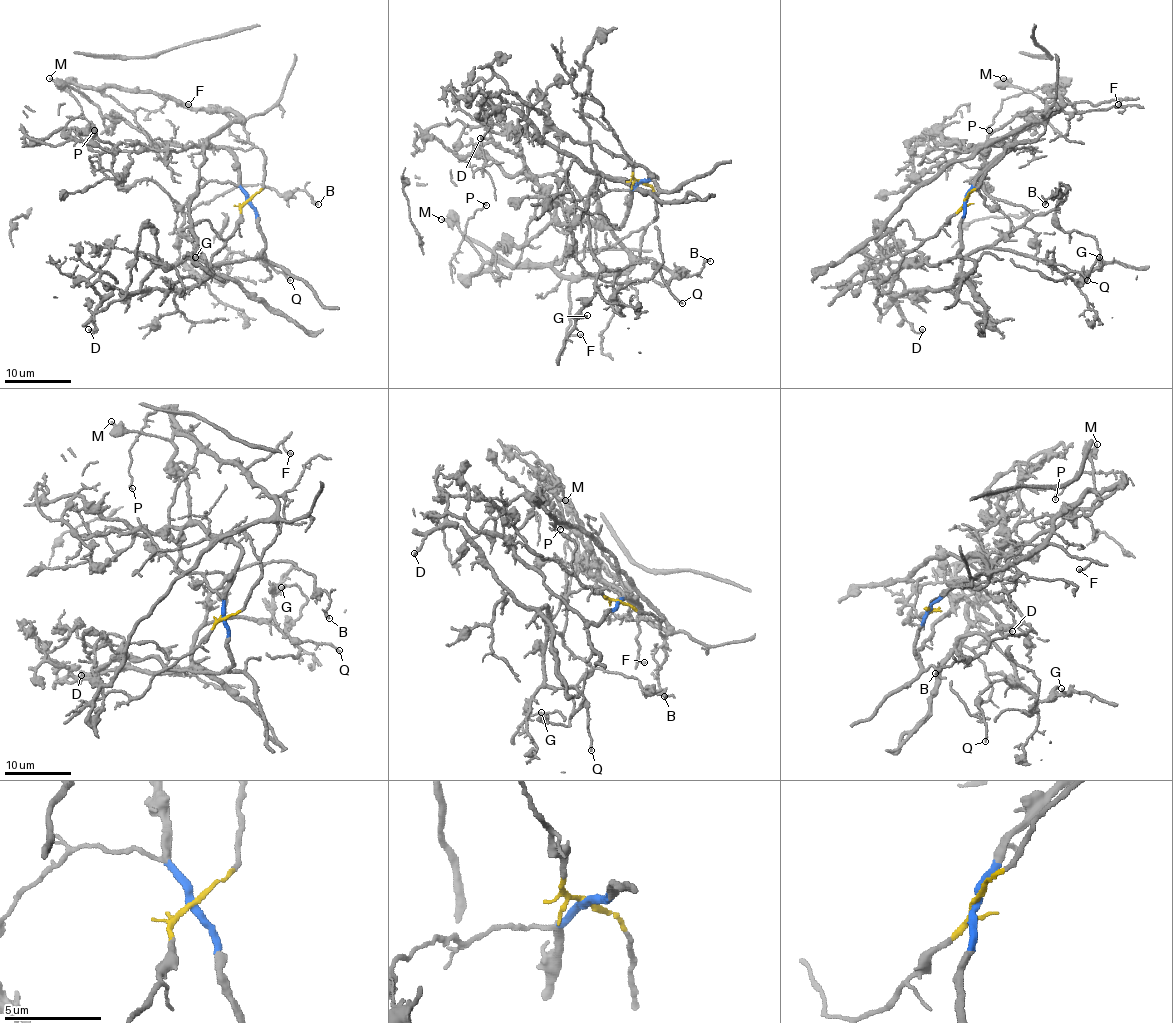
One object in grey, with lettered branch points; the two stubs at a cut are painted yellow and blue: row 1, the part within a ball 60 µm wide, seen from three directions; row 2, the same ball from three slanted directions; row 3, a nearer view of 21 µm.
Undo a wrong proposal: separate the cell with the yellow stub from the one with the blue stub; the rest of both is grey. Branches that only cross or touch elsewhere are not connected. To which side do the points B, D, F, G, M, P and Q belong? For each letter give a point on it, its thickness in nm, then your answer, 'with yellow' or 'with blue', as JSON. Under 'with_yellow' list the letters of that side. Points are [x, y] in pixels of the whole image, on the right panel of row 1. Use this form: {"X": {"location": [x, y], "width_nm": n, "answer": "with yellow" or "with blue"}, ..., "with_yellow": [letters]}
{"B": {"location": [1045, 204], "width_nm": 200, "answer": "with blue"}, "D": {"location": [922, 329], "width_nm": 150, "answer": "with blue"}, "F": {"location": [1118, 104], "width_nm": 160, "answer": "with yellow"}, "G": {"location": [1099, 257], "width_nm": 110, "answer": "with blue"}, "M": {"location": [1003, 78], "width_nm": 220, "answer": "with blue"}, "P": {"location": [989, 130], "width_nm": 180, "answer": "with yellow"}, "Q": {"location": [1087, 280], "width_nm": 180, "answer": "with blue"}, "with_yellow": ["F", "P"]}

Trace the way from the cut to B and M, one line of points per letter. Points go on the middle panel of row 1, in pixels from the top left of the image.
B: (640, 182), (589, 194), (564, 214), (576, 260), (607, 282), (665, 285), (710, 260)
M: (640, 182), (617, 227), (549, 222), (524, 244), (496, 249), (491, 260), (481, 257), (458, 227), (441, 219)

